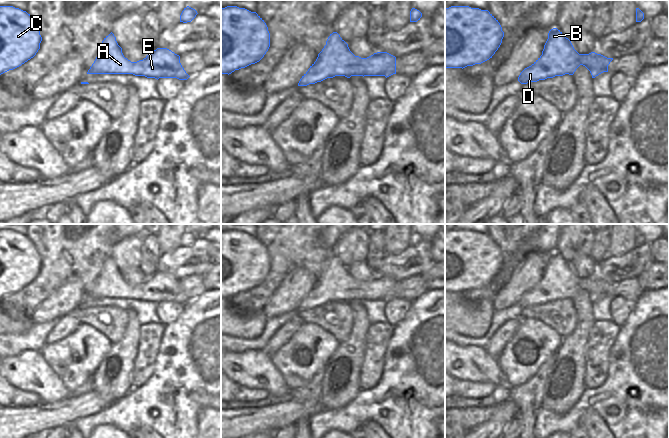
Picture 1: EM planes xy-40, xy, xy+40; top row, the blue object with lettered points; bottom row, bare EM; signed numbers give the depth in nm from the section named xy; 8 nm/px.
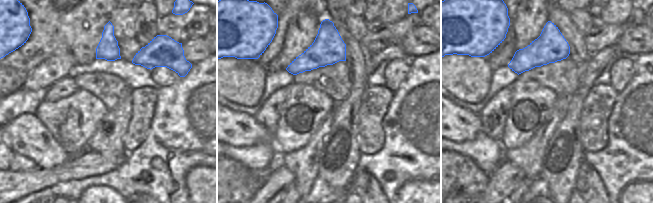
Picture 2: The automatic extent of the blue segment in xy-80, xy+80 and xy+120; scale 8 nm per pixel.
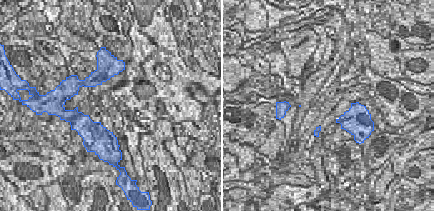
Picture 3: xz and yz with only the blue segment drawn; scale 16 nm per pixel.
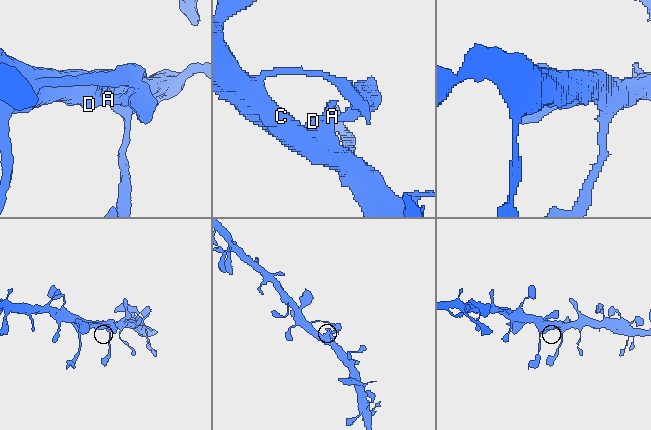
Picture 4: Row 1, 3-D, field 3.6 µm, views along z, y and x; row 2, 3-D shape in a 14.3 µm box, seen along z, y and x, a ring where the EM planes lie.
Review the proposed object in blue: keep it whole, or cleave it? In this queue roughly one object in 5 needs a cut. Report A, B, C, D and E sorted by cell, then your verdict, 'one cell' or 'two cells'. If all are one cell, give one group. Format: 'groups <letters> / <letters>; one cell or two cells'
groups A B C D E; one cell

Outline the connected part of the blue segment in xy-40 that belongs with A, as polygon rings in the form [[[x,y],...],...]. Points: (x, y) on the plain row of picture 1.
[[[112,256],[102,265],[100,275],[87,298],[133,298],[157,304],[187,304],[190,301],[180,287],[180,280],[167,272],[157,272],[143,284],[131,286],[124,281]]]

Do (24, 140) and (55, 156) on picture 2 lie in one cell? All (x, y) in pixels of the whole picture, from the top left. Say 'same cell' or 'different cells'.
same cell

